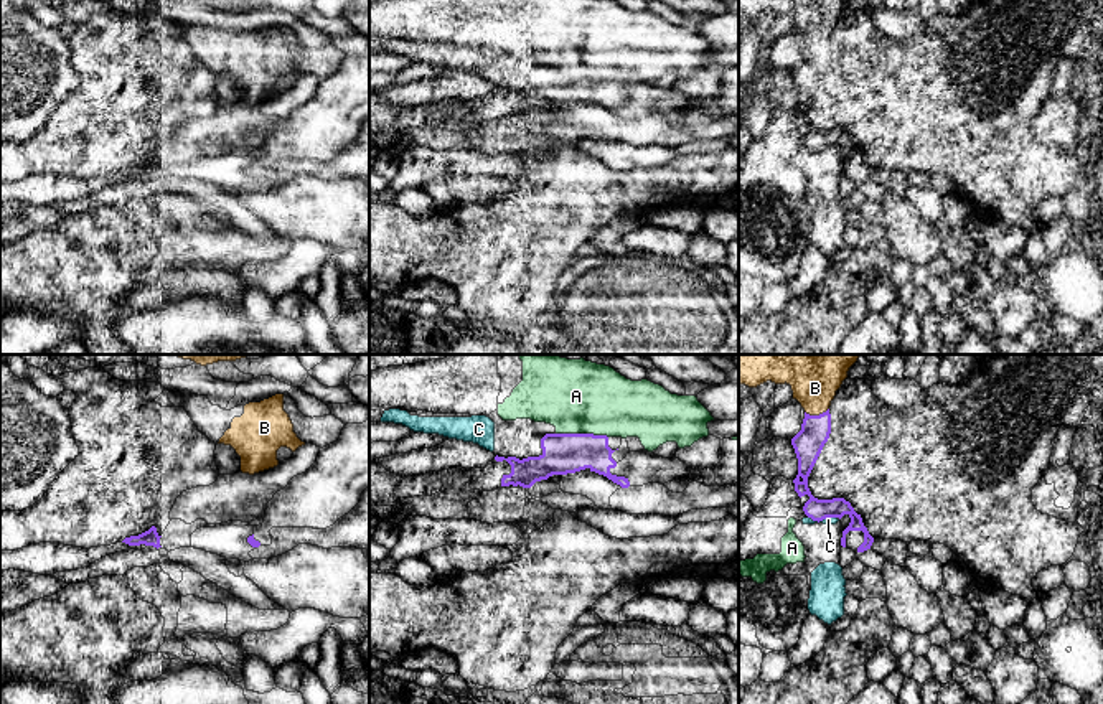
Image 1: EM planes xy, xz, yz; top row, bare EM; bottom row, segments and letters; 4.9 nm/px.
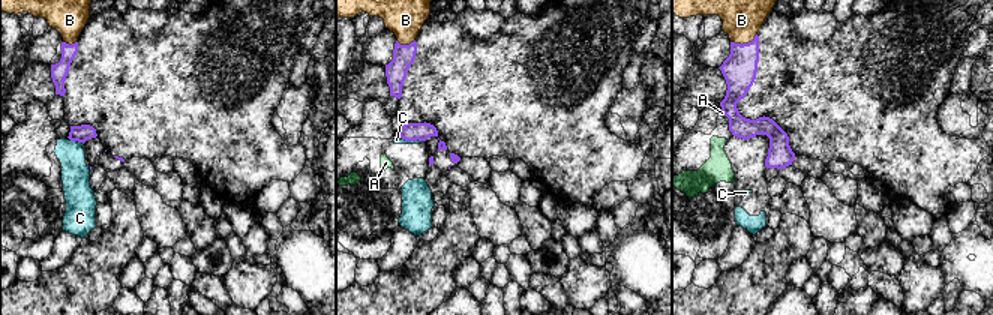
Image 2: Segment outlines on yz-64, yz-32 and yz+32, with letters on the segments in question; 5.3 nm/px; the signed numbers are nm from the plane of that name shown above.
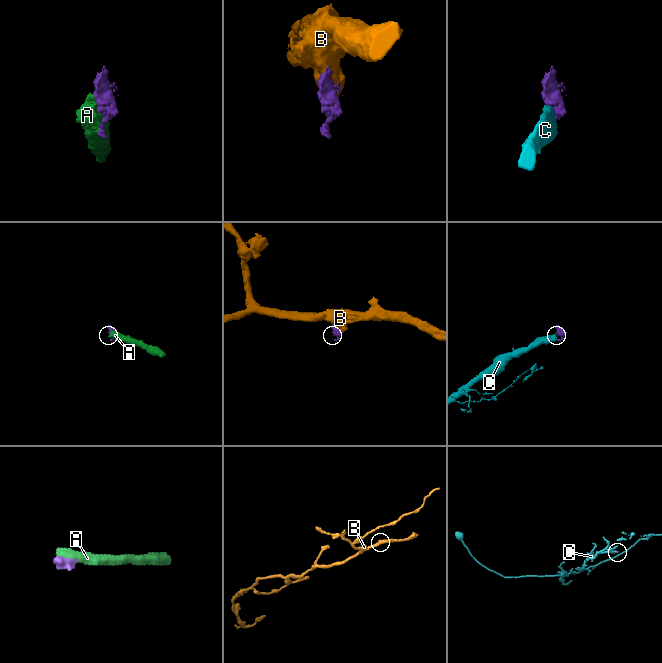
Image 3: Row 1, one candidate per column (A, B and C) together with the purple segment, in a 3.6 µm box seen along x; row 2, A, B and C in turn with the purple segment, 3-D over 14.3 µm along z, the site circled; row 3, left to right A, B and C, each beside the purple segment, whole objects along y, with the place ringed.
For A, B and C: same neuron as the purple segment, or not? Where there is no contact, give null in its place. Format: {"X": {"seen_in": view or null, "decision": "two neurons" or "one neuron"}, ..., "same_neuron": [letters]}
{"A": {"seen_in": "xz", "decision": "two neurons"}, "B": {"seen_in": "yz", "decision": "two neurons"}, "C": {"seen_in": "yz", "decision": "one neuron"}, "same_neuron": ["C"]}

